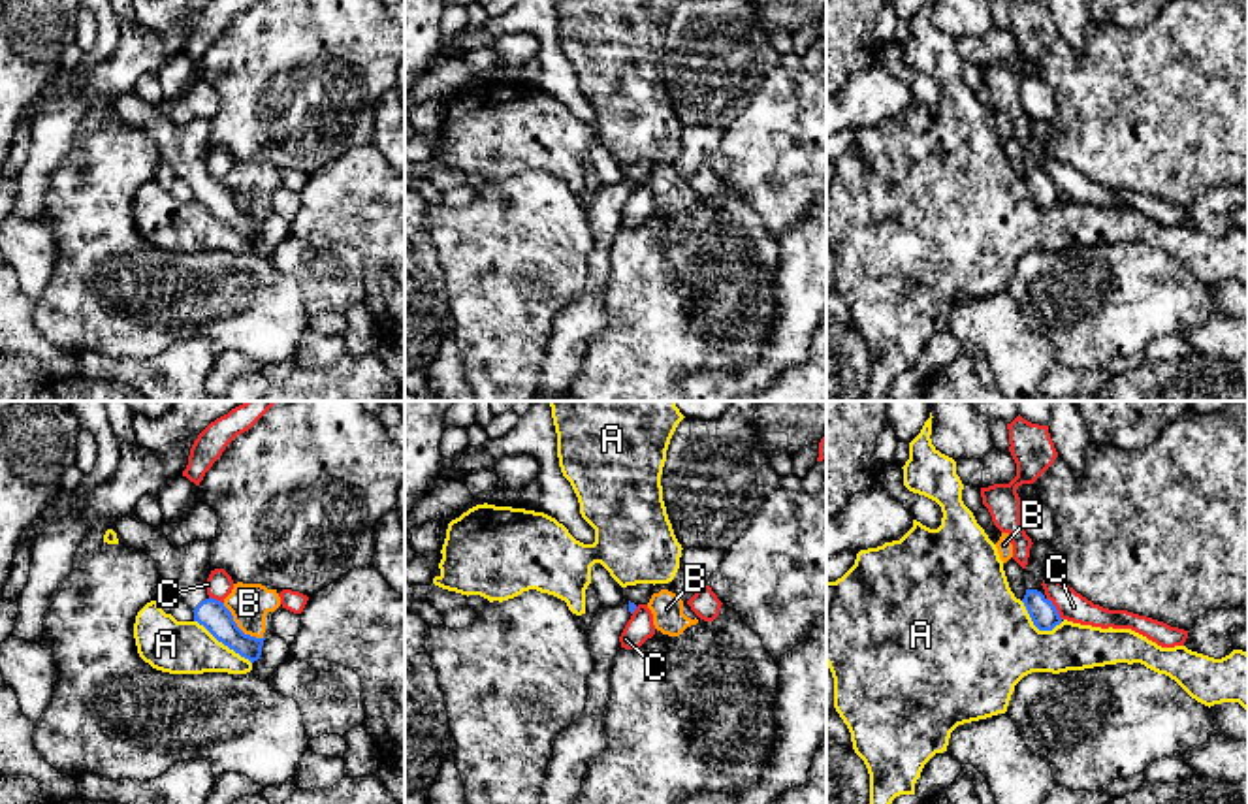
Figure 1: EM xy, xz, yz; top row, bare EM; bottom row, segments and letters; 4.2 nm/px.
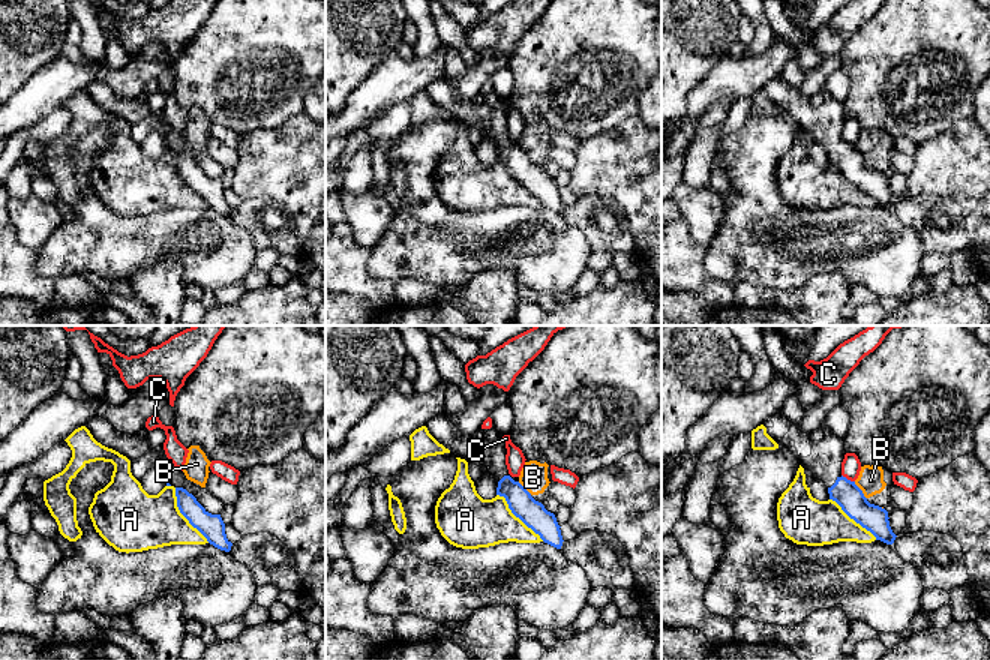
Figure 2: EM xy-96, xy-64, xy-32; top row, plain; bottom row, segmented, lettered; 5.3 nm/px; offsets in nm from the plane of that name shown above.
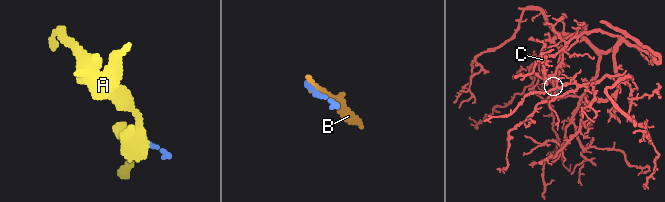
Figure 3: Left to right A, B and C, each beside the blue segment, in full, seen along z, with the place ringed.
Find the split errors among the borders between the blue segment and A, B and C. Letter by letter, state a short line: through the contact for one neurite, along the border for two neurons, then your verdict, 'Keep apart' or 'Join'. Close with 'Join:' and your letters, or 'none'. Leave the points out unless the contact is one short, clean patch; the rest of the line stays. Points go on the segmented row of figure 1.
A: Keep apart
B: Line: xy (223, 603), (245, 633), (264, 637). Keep apart
C: Line: yz (1047, 597), (1062, 618). Keep apart
Join: none

